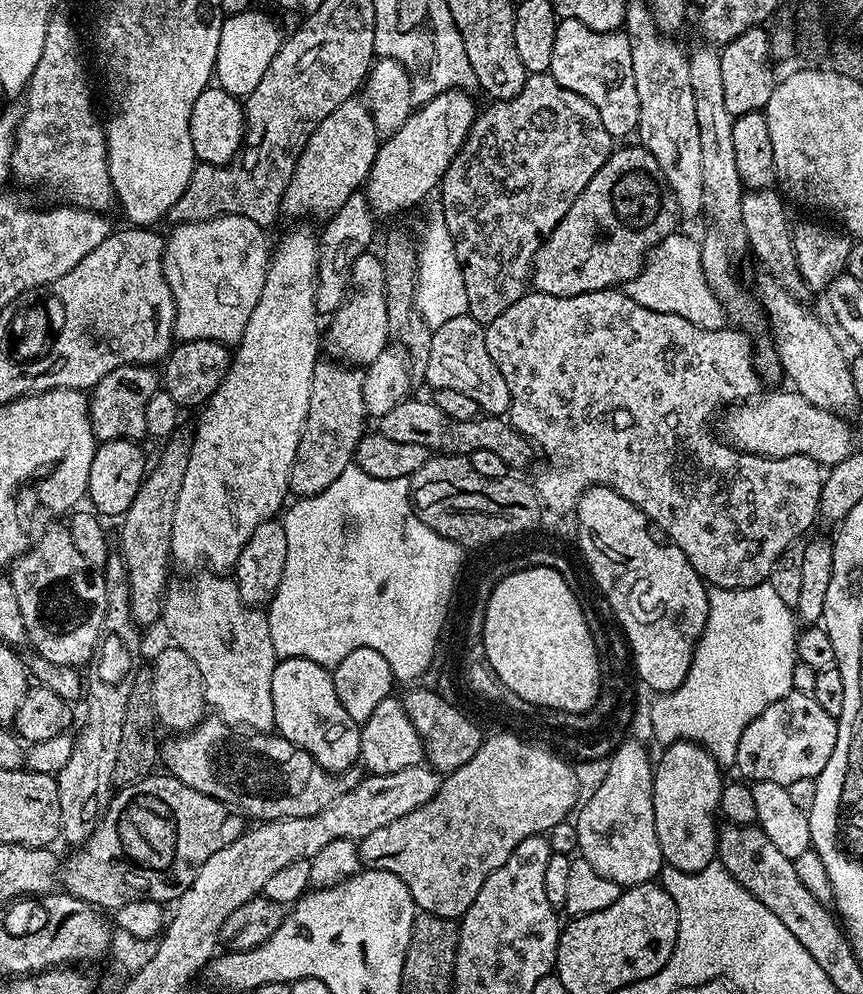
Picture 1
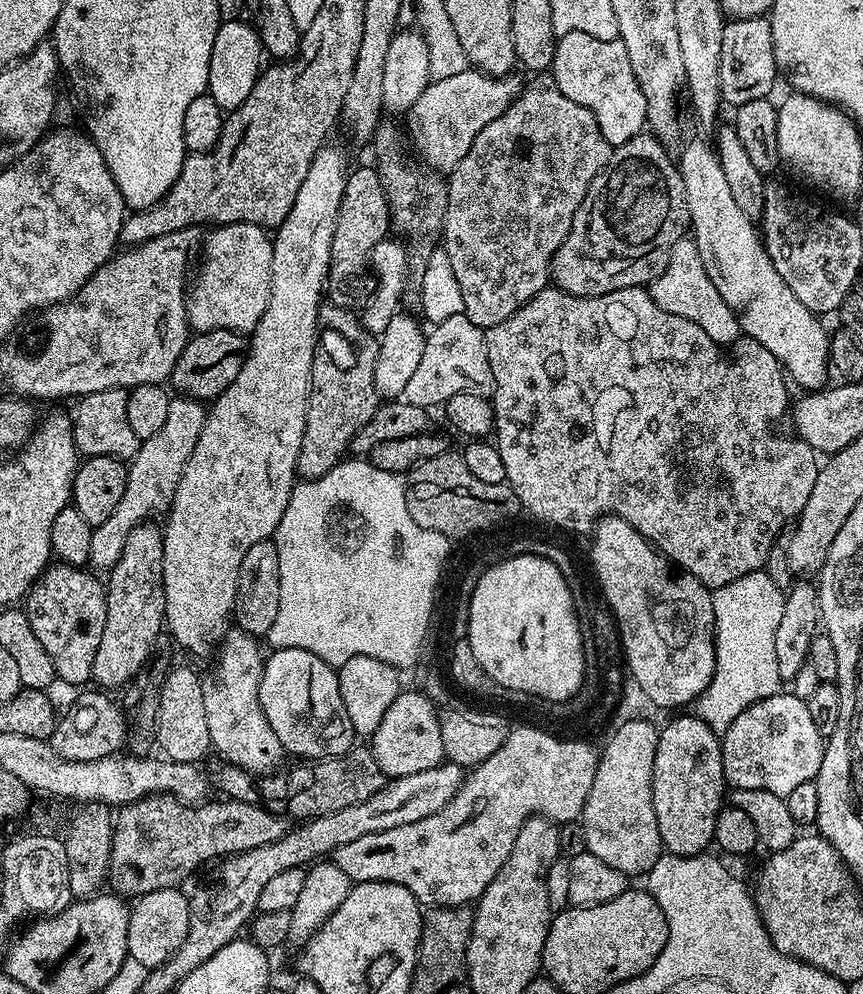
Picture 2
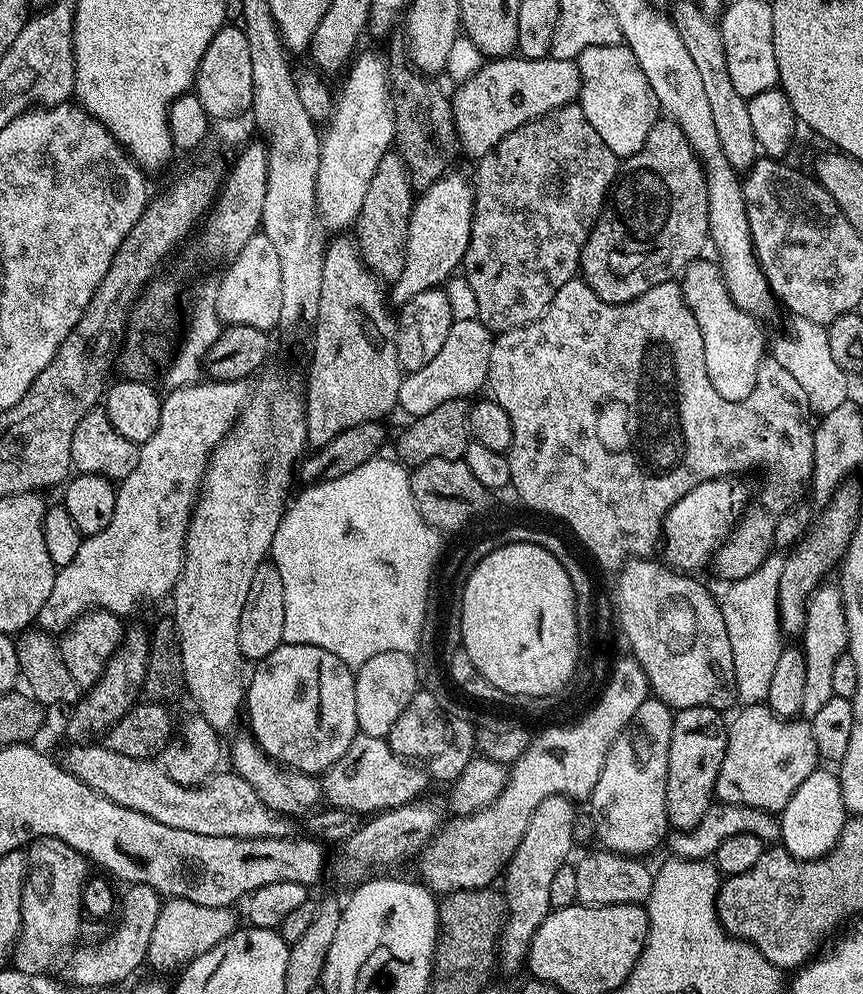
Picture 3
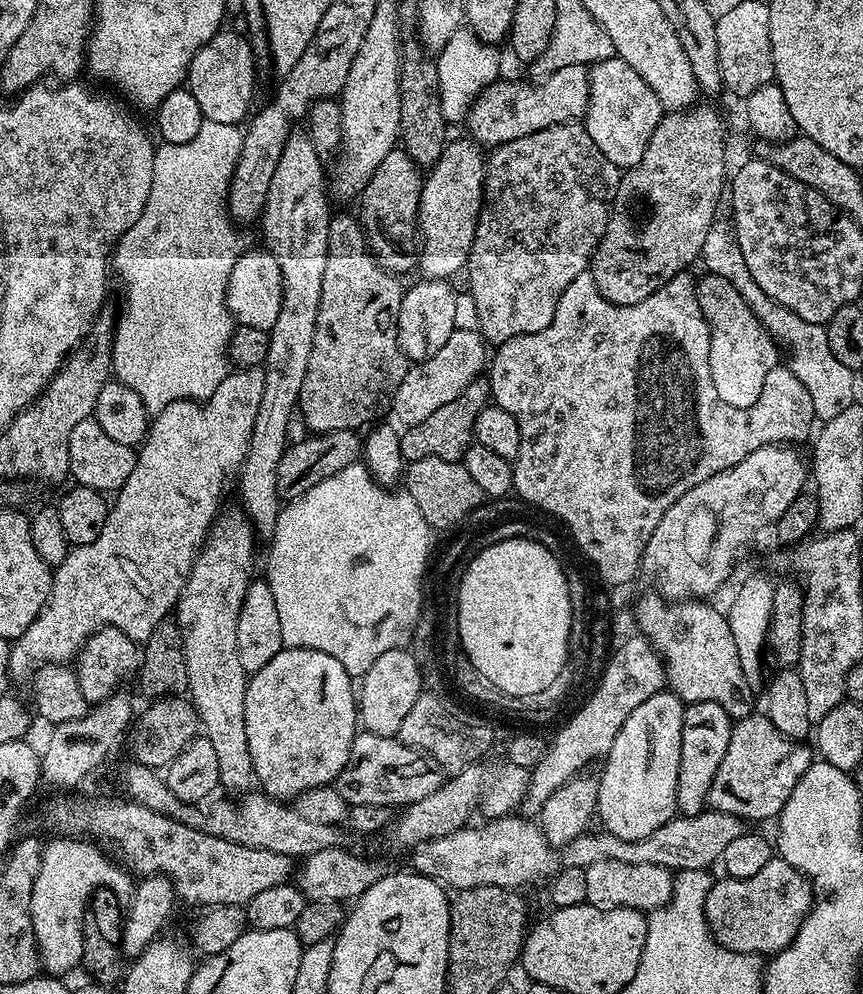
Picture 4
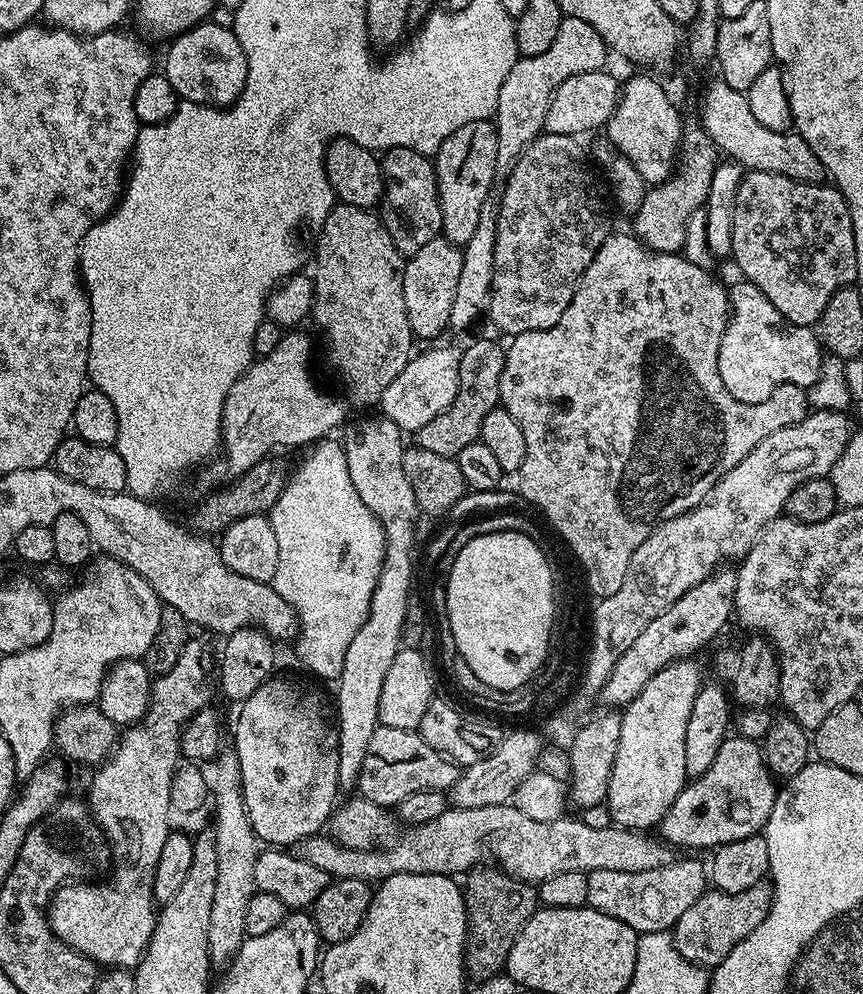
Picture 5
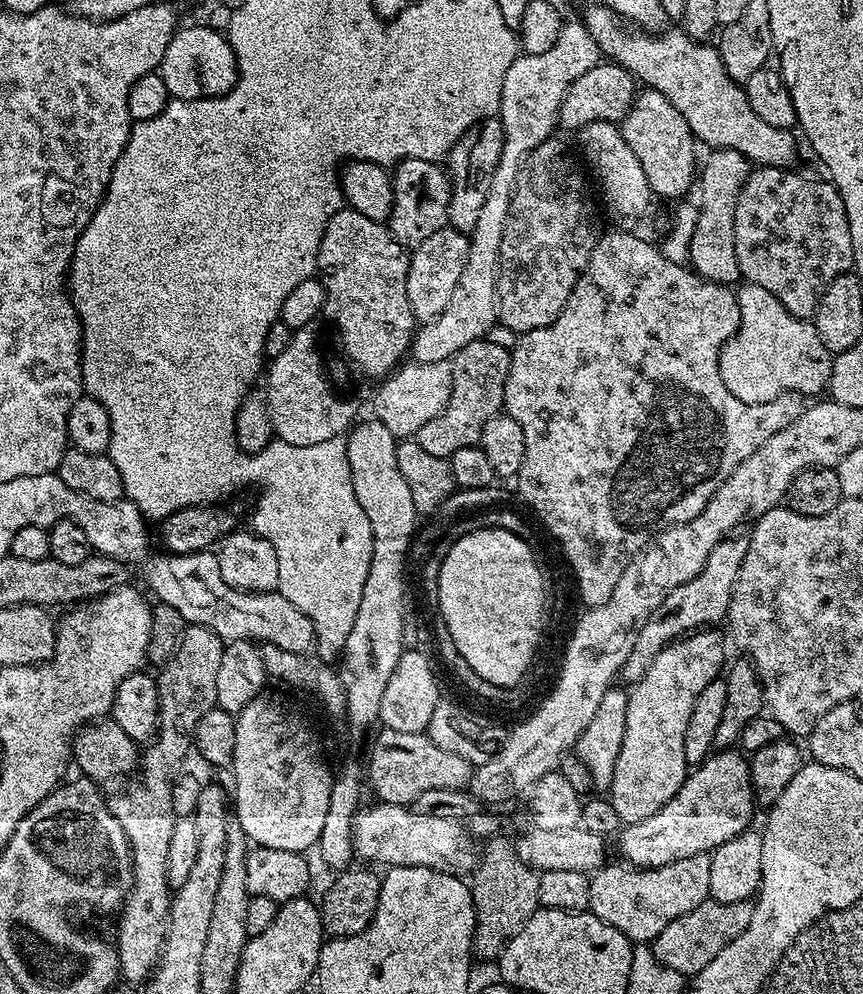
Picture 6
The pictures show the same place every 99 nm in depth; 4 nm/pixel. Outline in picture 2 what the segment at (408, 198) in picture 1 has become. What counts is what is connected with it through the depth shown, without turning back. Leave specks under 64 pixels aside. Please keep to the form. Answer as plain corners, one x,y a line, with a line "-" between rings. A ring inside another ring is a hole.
465,70
428,83
406,116
412,140
425,156
427,167
444,174
451,172
462,158
466,158
466,150
470,150
480,131
502,115
521,91
522,83
516,74
488,76
479,70

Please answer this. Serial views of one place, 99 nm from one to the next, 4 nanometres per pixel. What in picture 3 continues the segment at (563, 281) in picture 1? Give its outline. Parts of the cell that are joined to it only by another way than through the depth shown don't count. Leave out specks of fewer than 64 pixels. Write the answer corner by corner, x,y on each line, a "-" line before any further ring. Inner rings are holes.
667,118
657,119
651,130
646,134
646,138
640,146
640,151
633,152
631,156
623,161
618,175
610,189
610,202
605,203
601,208
599,216
596,217
590,231
585,236
583,243
580,245
580,254
578,257
578,272
585,284
594,290
598,298
602,298
607,304
625,304
627,300
636,300
646,290
650,290
659,284
669,283
674,277
677,277
684,269
685,265
691,260
697,259
700,252
700,236
702,240
702,228
696,225
696,195
702,192
702,172
694,159
694,153
688,146
680,128
674,121

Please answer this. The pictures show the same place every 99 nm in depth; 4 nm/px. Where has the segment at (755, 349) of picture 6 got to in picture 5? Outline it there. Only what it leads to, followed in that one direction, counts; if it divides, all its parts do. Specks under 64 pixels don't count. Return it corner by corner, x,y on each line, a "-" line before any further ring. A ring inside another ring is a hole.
736,282
731,288
726,296
730,315
718,350
722,386
743,404
761,404
779,384
799,384
805,390
811,388
820,376
822,363
822,346
817,333
803,324
790,323
758,286

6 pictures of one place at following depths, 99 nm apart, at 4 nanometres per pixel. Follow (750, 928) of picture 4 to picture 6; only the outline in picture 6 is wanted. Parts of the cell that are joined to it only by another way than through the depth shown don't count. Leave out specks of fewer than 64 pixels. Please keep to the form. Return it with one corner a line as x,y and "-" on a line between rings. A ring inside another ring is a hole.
709,898
690,910
690,914
682,914
682,918
670,922
670,926
666,926
666,930
662,930
662,934
651,941
650,951
662,969
668,969
684,978
692,975
695,977
711,965
712,960
726,945
745,932
751,917
752,904
749,901
720,904

